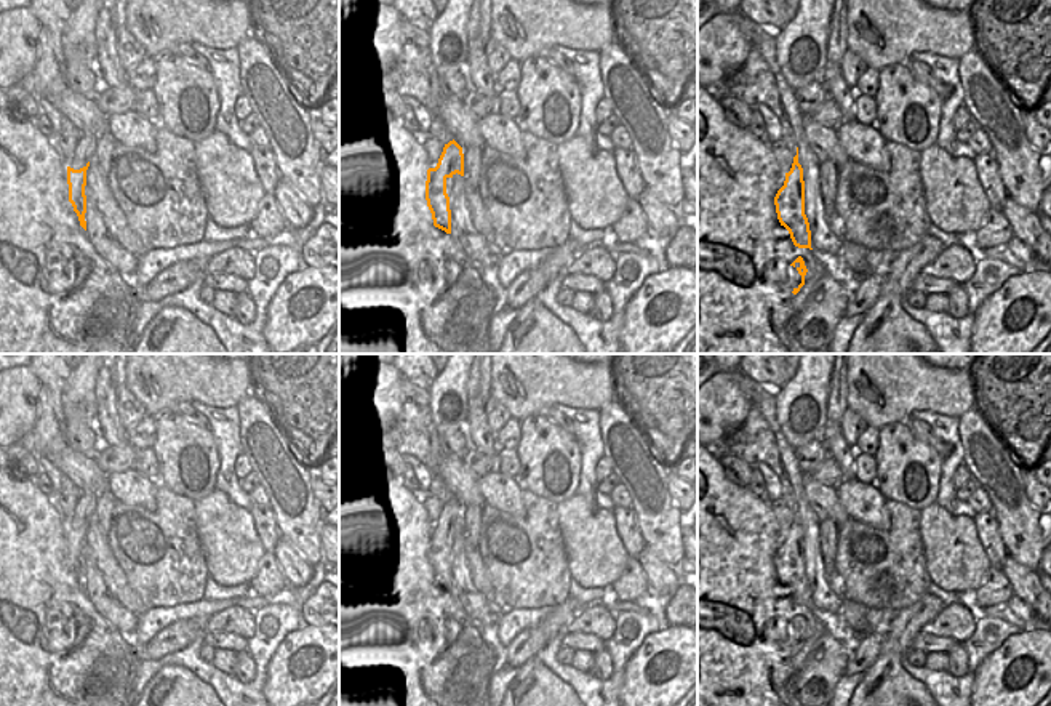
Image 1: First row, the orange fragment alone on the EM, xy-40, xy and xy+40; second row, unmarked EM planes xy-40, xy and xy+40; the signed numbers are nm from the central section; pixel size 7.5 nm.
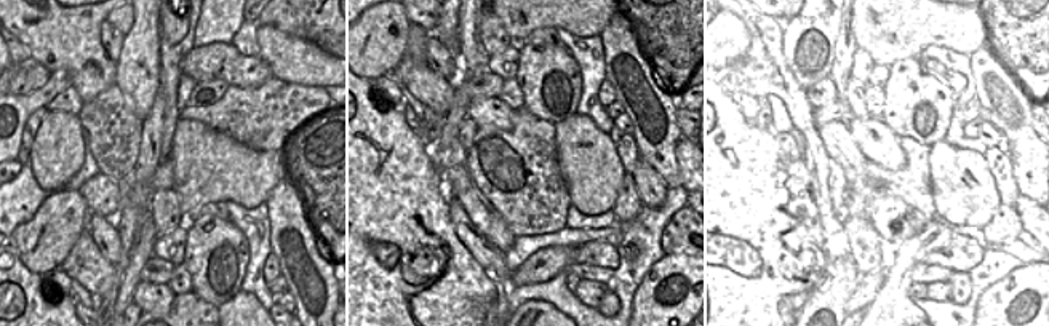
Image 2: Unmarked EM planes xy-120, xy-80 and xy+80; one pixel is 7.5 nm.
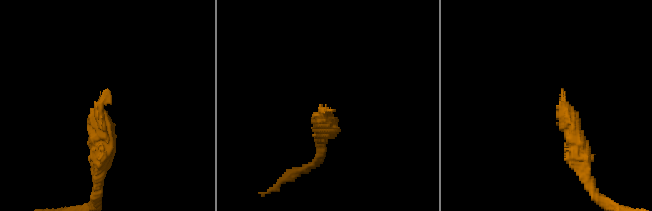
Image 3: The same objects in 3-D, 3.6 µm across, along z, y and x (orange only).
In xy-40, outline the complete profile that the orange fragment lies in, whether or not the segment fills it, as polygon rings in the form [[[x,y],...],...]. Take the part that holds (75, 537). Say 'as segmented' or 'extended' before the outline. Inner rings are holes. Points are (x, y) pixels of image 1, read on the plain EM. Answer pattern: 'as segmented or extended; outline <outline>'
extended; outline [[[80,490],[78,504],[75,514],[67,520],[67,543],[69,560],[78,575],[80,584],[86,589],[86,549],[101,548],[104,544],[106,533],[102,532],[99,520],[94,514],[96,495],[90,490]]]

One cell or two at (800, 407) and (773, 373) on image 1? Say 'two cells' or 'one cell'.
two cells

